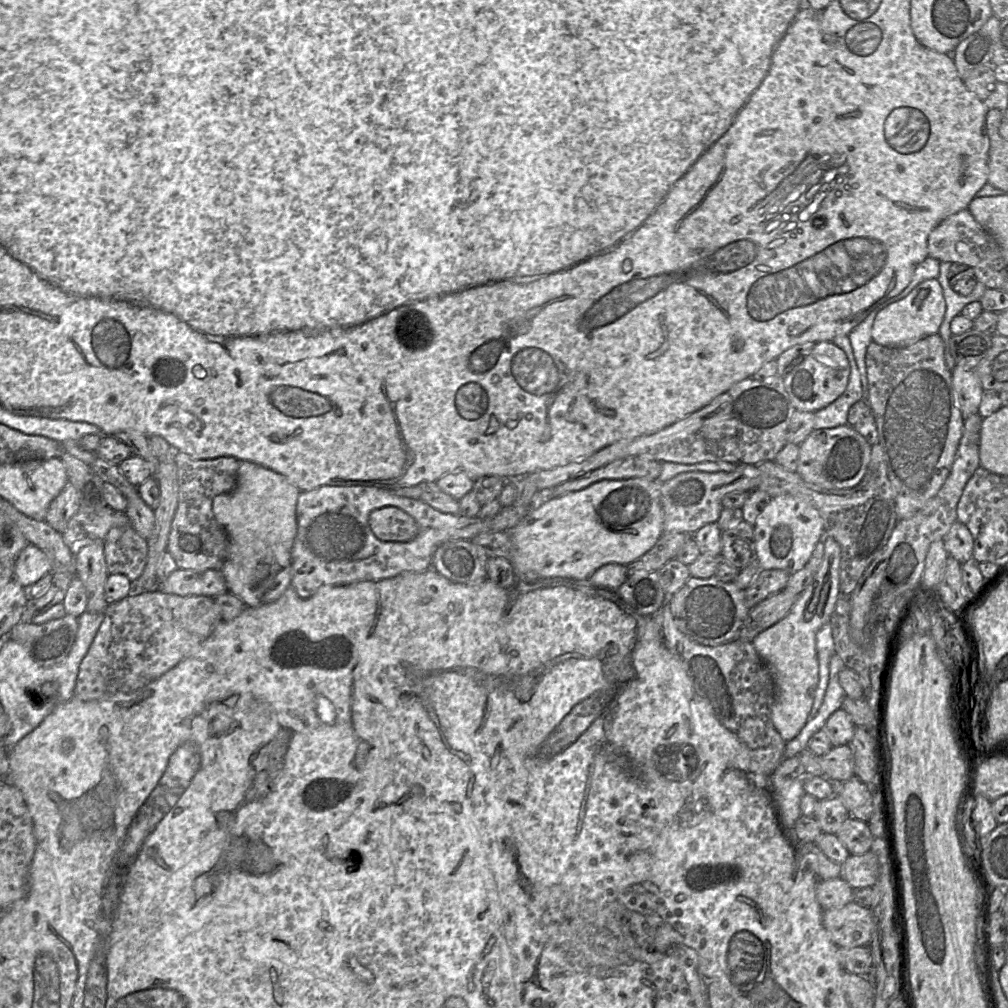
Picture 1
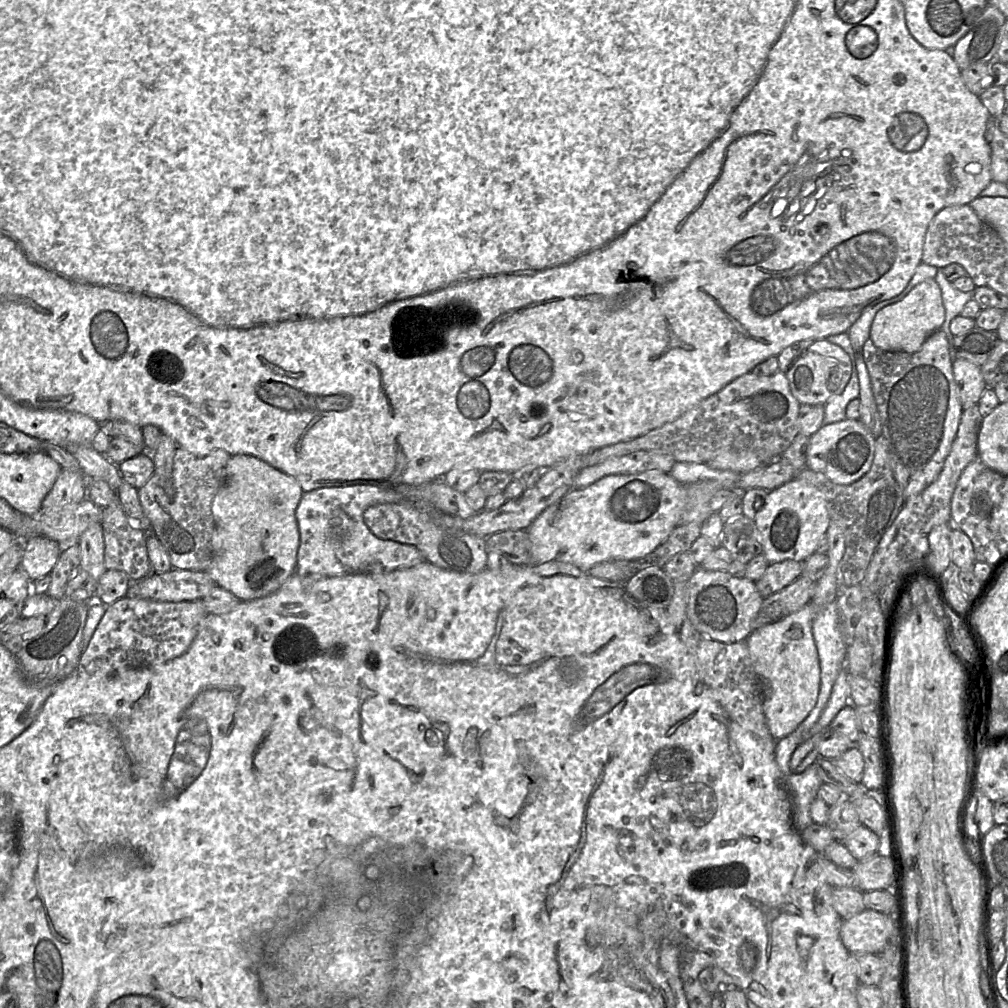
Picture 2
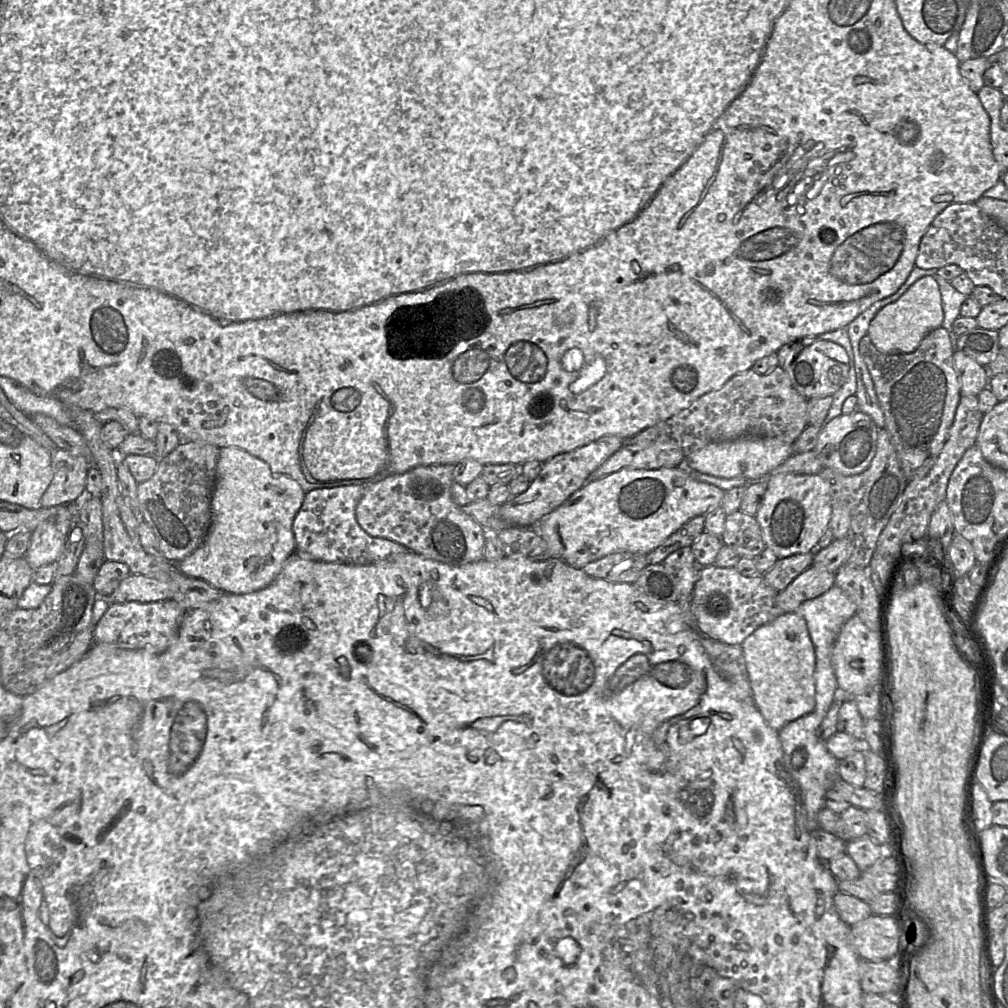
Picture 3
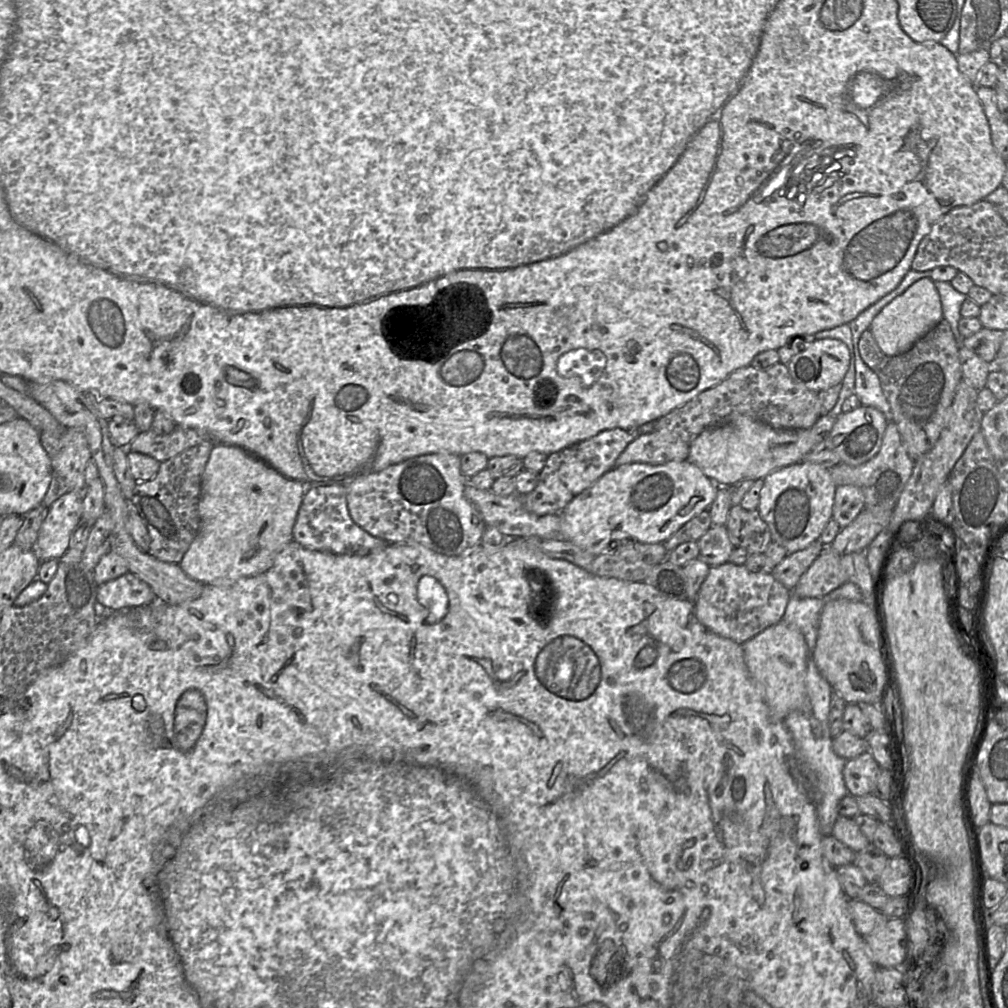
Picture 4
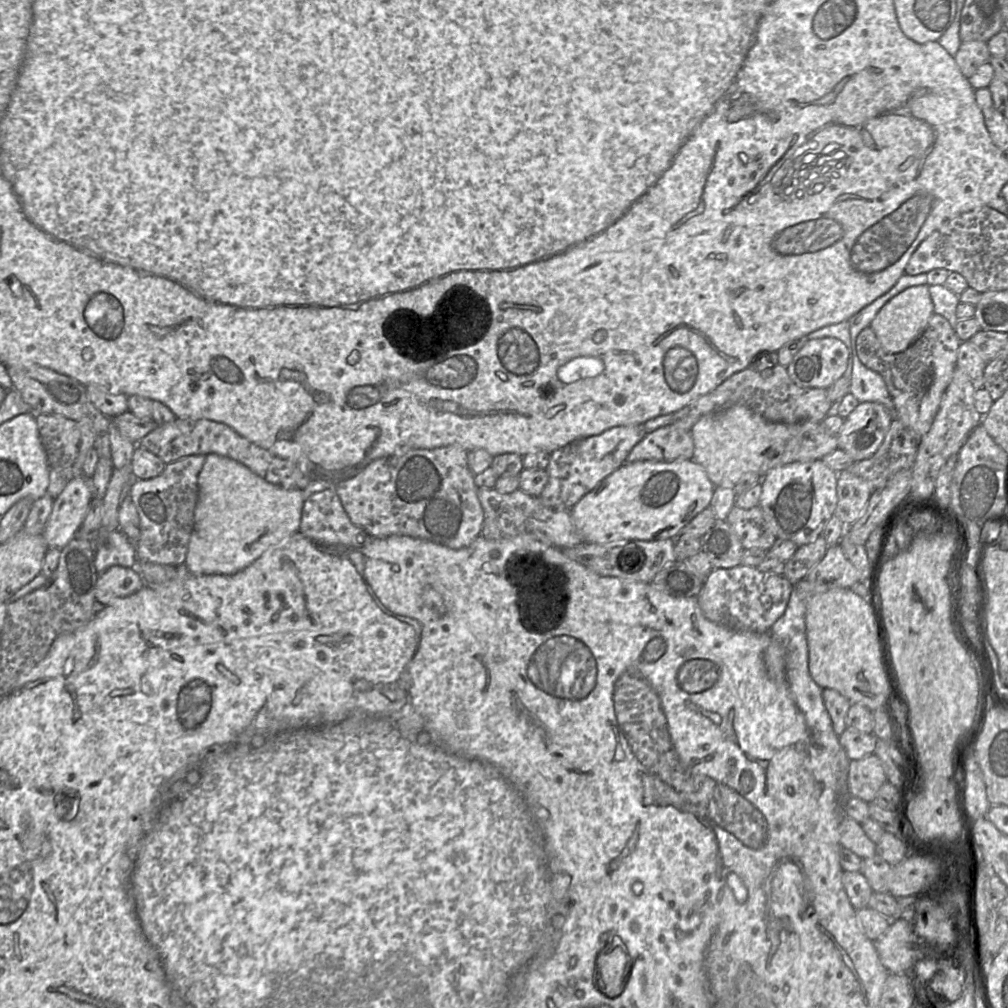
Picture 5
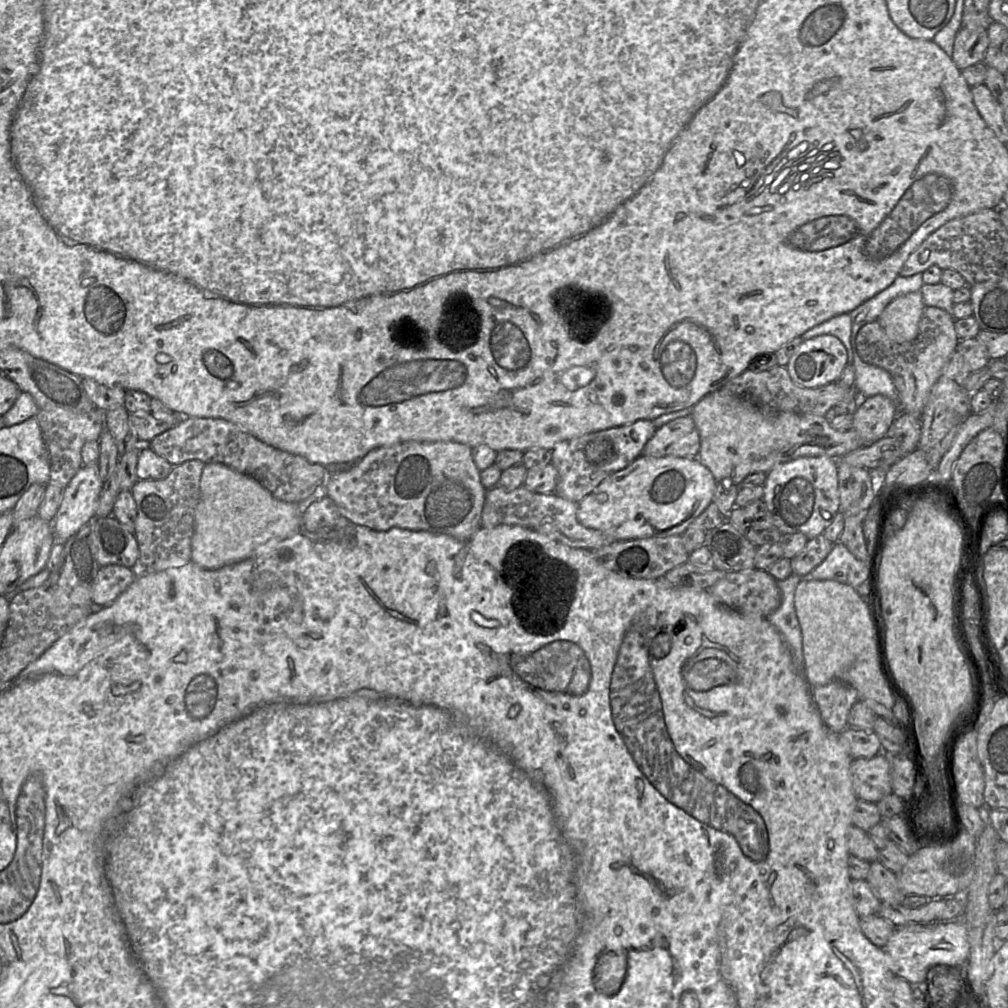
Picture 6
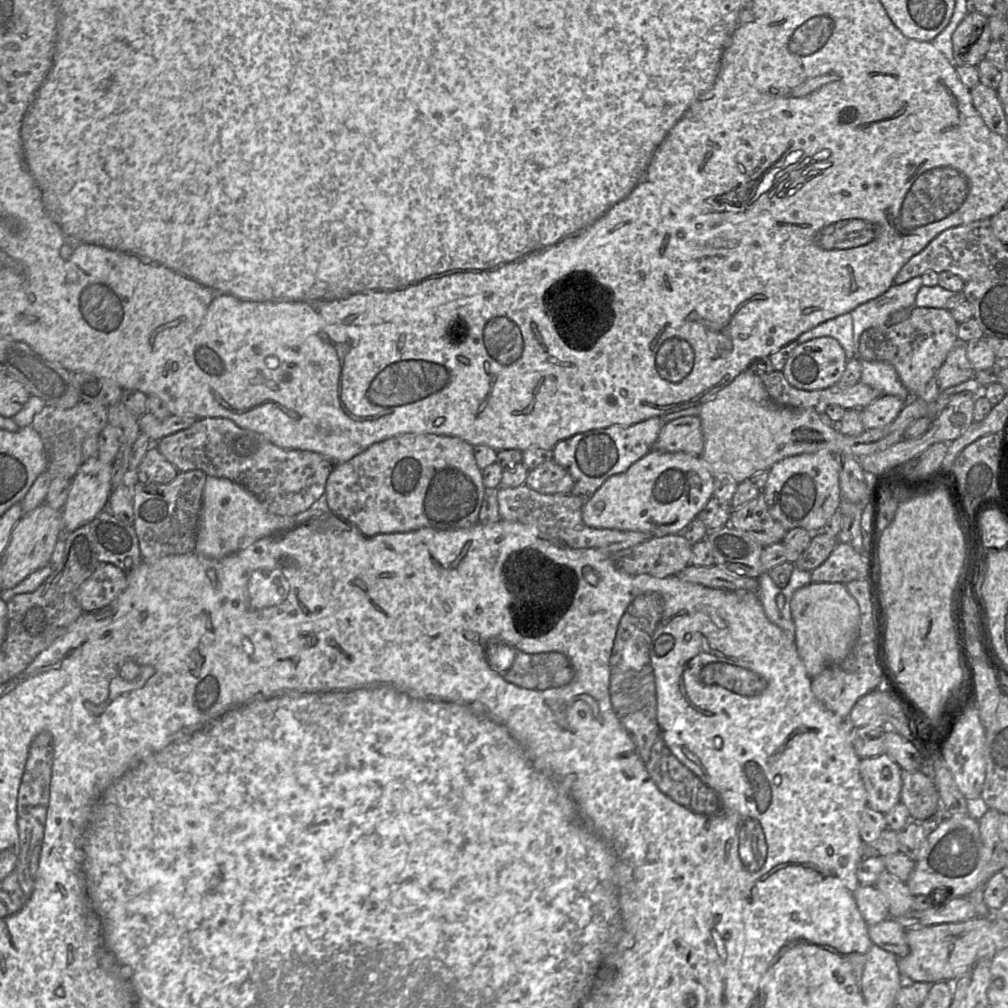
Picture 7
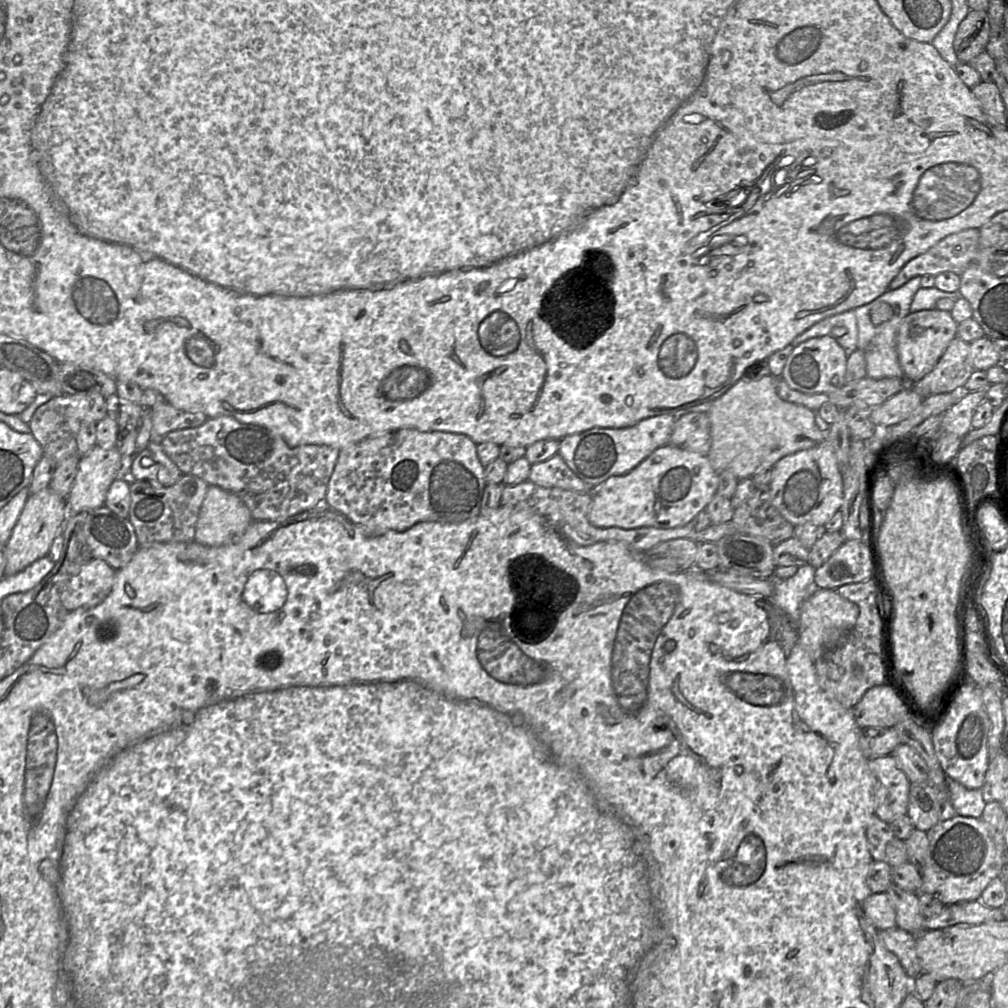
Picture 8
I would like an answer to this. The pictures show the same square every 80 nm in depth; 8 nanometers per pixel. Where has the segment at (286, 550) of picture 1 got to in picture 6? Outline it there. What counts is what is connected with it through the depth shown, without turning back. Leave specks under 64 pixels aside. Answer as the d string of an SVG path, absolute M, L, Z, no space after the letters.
M205 463L200 479L200 500L195 509L195 528L191 544L191 561L202 568L216 570L225 565L234 564L251 557L258 547L269 541L285 539L296 532L302 531L303 515L308 509L304 509L304 502L289 503L278 500L254 478L241 474L221 463Z

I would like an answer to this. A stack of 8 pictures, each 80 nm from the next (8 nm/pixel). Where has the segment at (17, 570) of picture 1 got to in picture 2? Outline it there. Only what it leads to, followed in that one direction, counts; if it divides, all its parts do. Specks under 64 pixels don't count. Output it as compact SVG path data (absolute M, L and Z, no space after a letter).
M33 535L23 541L23 546L20 569L29 580L50 575L61 553L60 543L43 535Z

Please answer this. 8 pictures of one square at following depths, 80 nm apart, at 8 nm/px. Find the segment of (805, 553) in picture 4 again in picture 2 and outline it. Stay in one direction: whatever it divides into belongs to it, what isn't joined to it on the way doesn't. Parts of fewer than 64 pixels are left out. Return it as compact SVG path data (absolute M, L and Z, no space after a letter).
M785 560L770 564L763 576L756 581L756 588L765 599L798 579L803 571L804 562Z

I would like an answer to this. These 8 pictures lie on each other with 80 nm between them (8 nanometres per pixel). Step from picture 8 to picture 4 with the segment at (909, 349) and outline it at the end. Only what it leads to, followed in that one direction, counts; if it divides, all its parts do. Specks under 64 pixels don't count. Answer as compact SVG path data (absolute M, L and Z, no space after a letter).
M945 319L918 340L909 351L897 356L885 355L870 329L865 330L860 337L861 358L879 377L891 407L892 421L897 425L907 452L914 461L934 447L950 419L950 407L962 381L959 349L960 345Z

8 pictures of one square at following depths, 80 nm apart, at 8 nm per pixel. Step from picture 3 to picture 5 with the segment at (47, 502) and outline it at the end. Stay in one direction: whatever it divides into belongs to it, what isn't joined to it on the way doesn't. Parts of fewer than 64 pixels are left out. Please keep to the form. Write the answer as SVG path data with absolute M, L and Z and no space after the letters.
M44 413L35 415L49 465L49 485L46 493L55 499L72 479L83 475L86 454L94 447L95 430L88 419L72 420L60 415Z

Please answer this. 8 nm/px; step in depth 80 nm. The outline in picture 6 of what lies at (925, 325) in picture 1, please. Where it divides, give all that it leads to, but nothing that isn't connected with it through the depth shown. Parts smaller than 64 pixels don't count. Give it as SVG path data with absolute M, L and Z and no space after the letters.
M920 291L908 293L894 299L877 322L893 342L906 343L917 337L925 308Z

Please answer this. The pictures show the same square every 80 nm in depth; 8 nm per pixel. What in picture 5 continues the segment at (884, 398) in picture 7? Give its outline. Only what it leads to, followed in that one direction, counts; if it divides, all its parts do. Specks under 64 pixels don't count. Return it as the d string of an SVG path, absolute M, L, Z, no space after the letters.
M859 403L836 435L838 449L846 452L854 462L872 457L884 441L893 419L880 403Z

